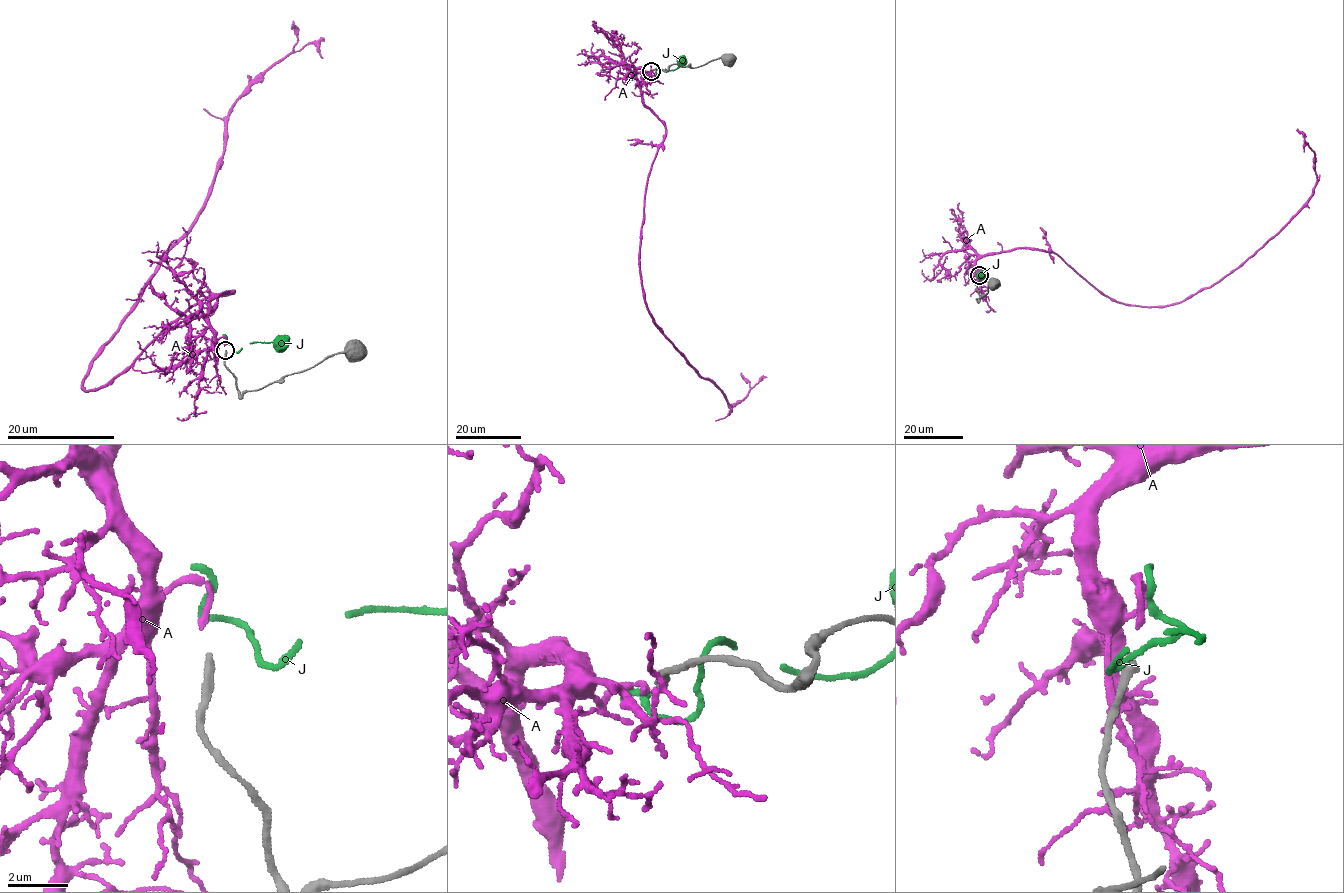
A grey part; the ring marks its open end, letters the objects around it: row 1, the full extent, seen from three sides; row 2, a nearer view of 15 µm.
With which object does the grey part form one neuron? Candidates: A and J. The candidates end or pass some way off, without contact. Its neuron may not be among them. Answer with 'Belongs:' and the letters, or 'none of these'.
Belongs: A

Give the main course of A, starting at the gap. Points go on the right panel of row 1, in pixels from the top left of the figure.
A: (979, 273), (983, 257), (1052, 251), (1116, 301), (1173, 305), (1297, 213), (1317, 180), (1304, 152)

